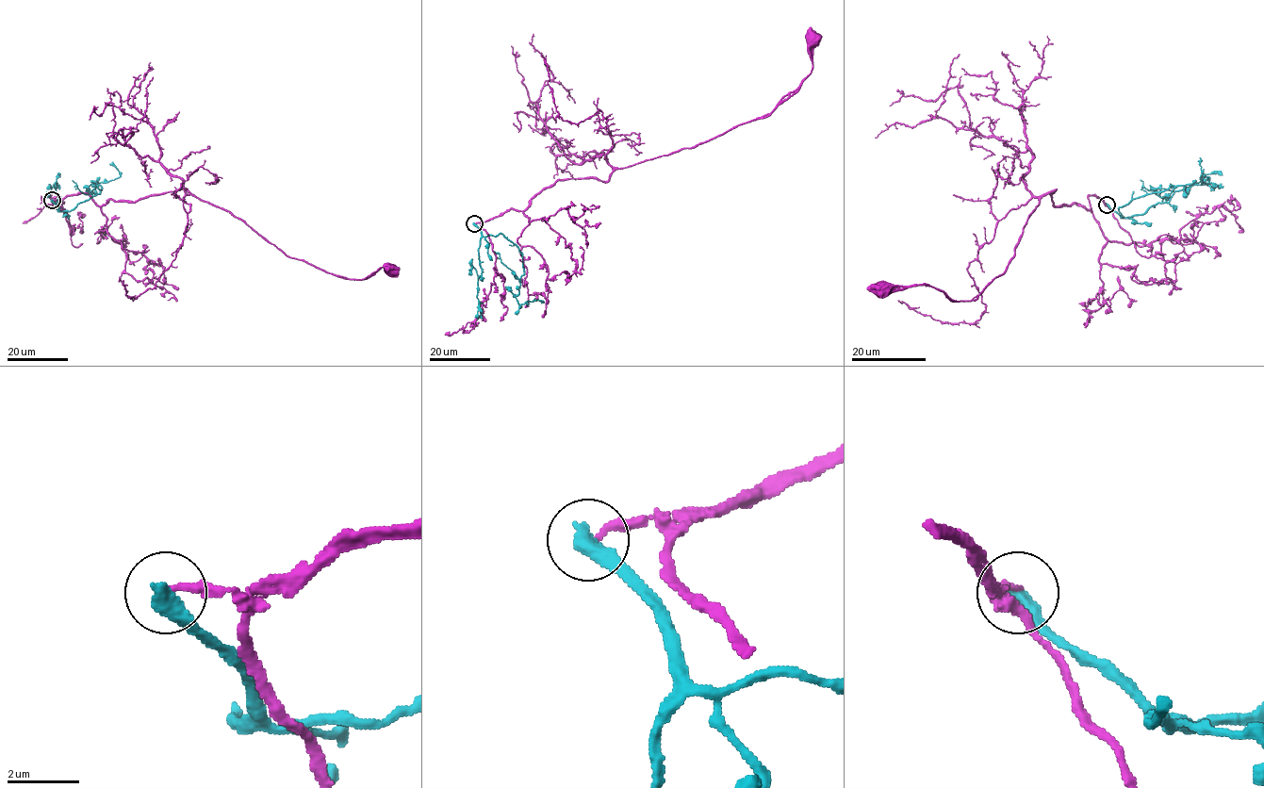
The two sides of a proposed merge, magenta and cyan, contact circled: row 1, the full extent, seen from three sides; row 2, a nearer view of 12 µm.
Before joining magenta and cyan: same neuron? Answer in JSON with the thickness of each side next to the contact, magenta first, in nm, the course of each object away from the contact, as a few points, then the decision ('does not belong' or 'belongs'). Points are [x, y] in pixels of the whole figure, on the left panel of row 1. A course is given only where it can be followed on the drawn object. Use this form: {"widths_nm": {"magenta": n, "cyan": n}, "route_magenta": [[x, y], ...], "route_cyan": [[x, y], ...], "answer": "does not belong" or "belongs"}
{"widths_nm": {"magenta": 170, "cyan": 500}, "route_magenta": [[52, 200], [87, 193], [101, 205], [186, 188], [318, 269], [353, 279], [387, 266], [388, 270]], "route_cyan": [[52, 200], [61, 211], [73, 209], [98, 194], [102, 187], [94, 182], [120, 176], [109, 163]], "answer": "does not belong"}

